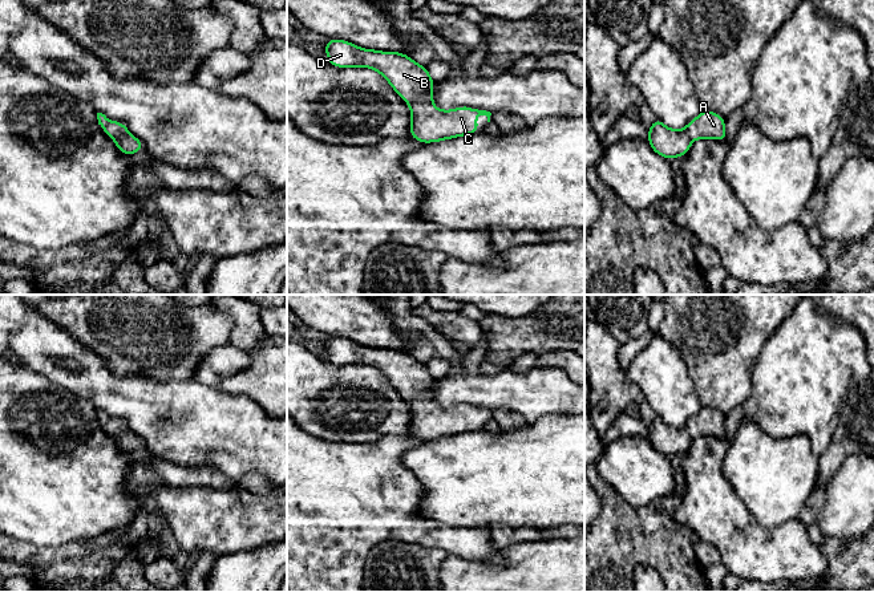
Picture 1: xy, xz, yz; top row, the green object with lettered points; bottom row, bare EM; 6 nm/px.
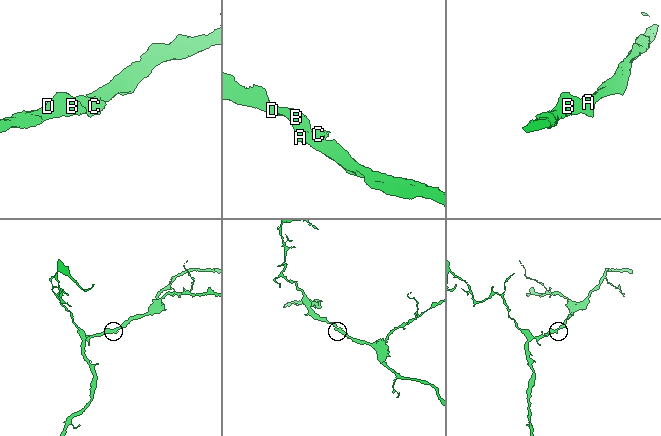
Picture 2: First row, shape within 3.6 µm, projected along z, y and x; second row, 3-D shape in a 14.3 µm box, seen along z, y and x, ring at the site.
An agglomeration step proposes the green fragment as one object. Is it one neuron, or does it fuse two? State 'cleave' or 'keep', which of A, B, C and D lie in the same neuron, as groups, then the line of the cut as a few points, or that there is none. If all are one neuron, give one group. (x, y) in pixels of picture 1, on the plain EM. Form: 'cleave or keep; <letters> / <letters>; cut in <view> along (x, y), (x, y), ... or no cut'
keep; A B C D; no cut

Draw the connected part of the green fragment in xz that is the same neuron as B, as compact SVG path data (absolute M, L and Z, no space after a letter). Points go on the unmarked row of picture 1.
M329 336L324 342L324 349L328 354L328 361L335 365L371 365L380 370L392 384L392 386L402 396L412 410L410 435L421 441L440 439L453 437L456 434L474 433L482 425L481 421L474 421L473 415L486 413L490 419L490 409L473 406L470 404L460 404L452 407L441 407L432 402L433 382L436 378L430 374L426 364L417 361L405 350L383 349L375 346L363 346L349 338L340 336Z

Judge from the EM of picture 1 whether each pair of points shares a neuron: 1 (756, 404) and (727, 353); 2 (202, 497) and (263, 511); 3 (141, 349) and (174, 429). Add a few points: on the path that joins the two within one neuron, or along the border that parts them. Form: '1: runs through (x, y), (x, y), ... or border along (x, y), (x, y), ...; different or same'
1: border along (756, 363), (752, 370), (751, 394), (727, 414); different
2: runs through (217, 511), (249, 511); same
3: border along (122, 376), (142, 374), (160, 380), (185, 378); different

